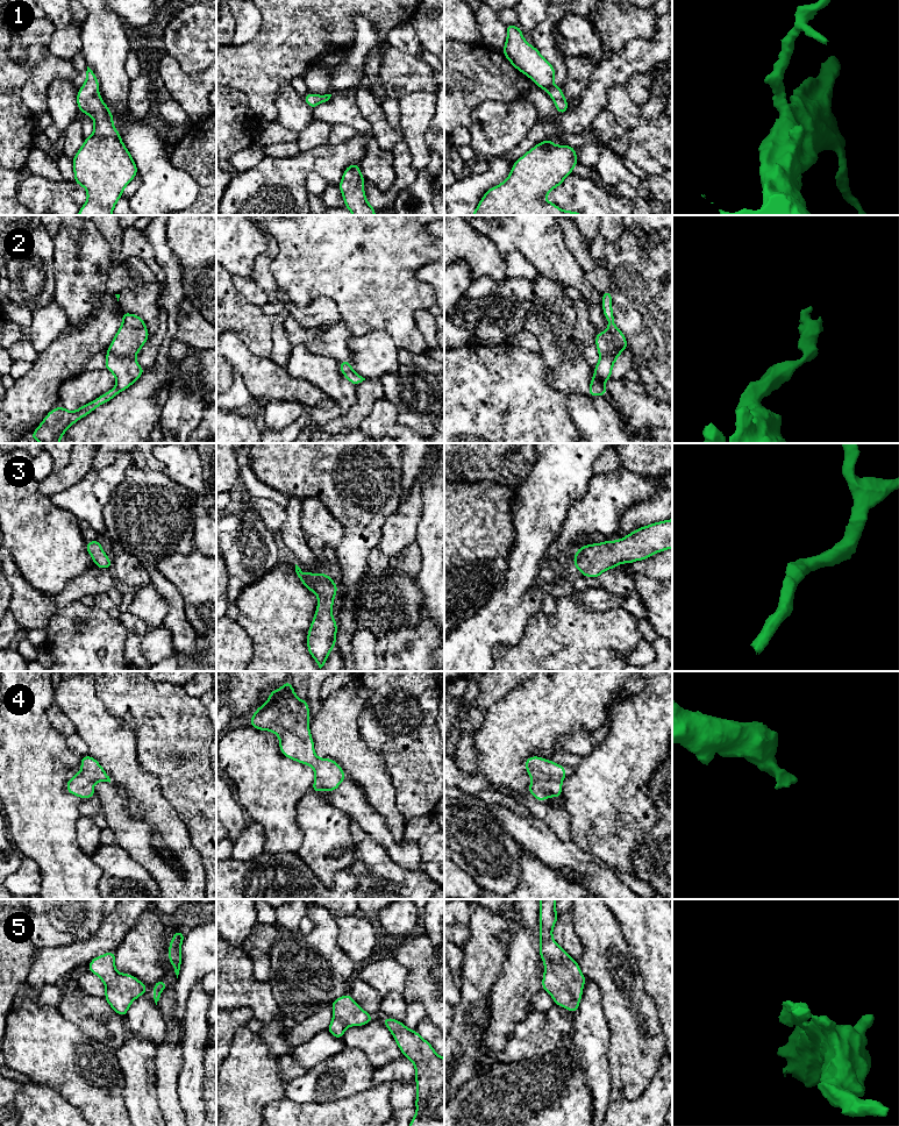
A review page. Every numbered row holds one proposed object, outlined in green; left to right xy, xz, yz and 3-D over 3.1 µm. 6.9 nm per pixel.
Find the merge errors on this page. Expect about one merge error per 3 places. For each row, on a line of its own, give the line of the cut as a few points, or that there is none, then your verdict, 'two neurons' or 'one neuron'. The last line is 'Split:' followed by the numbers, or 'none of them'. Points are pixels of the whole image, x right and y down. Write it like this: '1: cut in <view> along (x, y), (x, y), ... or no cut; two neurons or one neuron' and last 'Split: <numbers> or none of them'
1: no cut; one neuron
2: no cut; one neuron
3: no cut; one neuron
4: no cut; one neuron
5: no cut; one neuron
Split: none of them

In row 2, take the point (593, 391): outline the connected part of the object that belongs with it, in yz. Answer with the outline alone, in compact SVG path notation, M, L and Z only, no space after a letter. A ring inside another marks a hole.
M609 290L601 294L602 313L609 325L604 333L597 332L595 334L595 345L600 359L594 366L594 377L590 382L591 386L587 392L588 397L608 395L605 382L612 378L612 368L619 355L629 348L623 333L613 322L612 297L613 294Z

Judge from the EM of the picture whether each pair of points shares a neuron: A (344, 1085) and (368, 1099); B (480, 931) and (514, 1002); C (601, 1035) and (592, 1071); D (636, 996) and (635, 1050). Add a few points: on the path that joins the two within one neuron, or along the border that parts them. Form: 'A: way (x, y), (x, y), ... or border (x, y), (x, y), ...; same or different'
A: border (372, 1085), (330, 1102); different
B: border (507, 946), (501, 973), (489, 997); different
C: way (593, 1045), (593, 1062); same
D: way (635, 1010), (635, 1037); same

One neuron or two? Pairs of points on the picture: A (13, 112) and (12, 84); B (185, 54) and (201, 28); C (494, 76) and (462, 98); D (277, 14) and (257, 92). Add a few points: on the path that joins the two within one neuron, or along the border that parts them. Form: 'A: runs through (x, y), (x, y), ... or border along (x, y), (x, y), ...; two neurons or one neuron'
A: runs through (12, 105), (12, 91); one neuron
B: runs through (191, 48), (199, 34); one neuron
C: runs through (486, 76), (470, 90); one neuron
D: runs through (277, 34), (277, 52), (259, 72); one neuron

